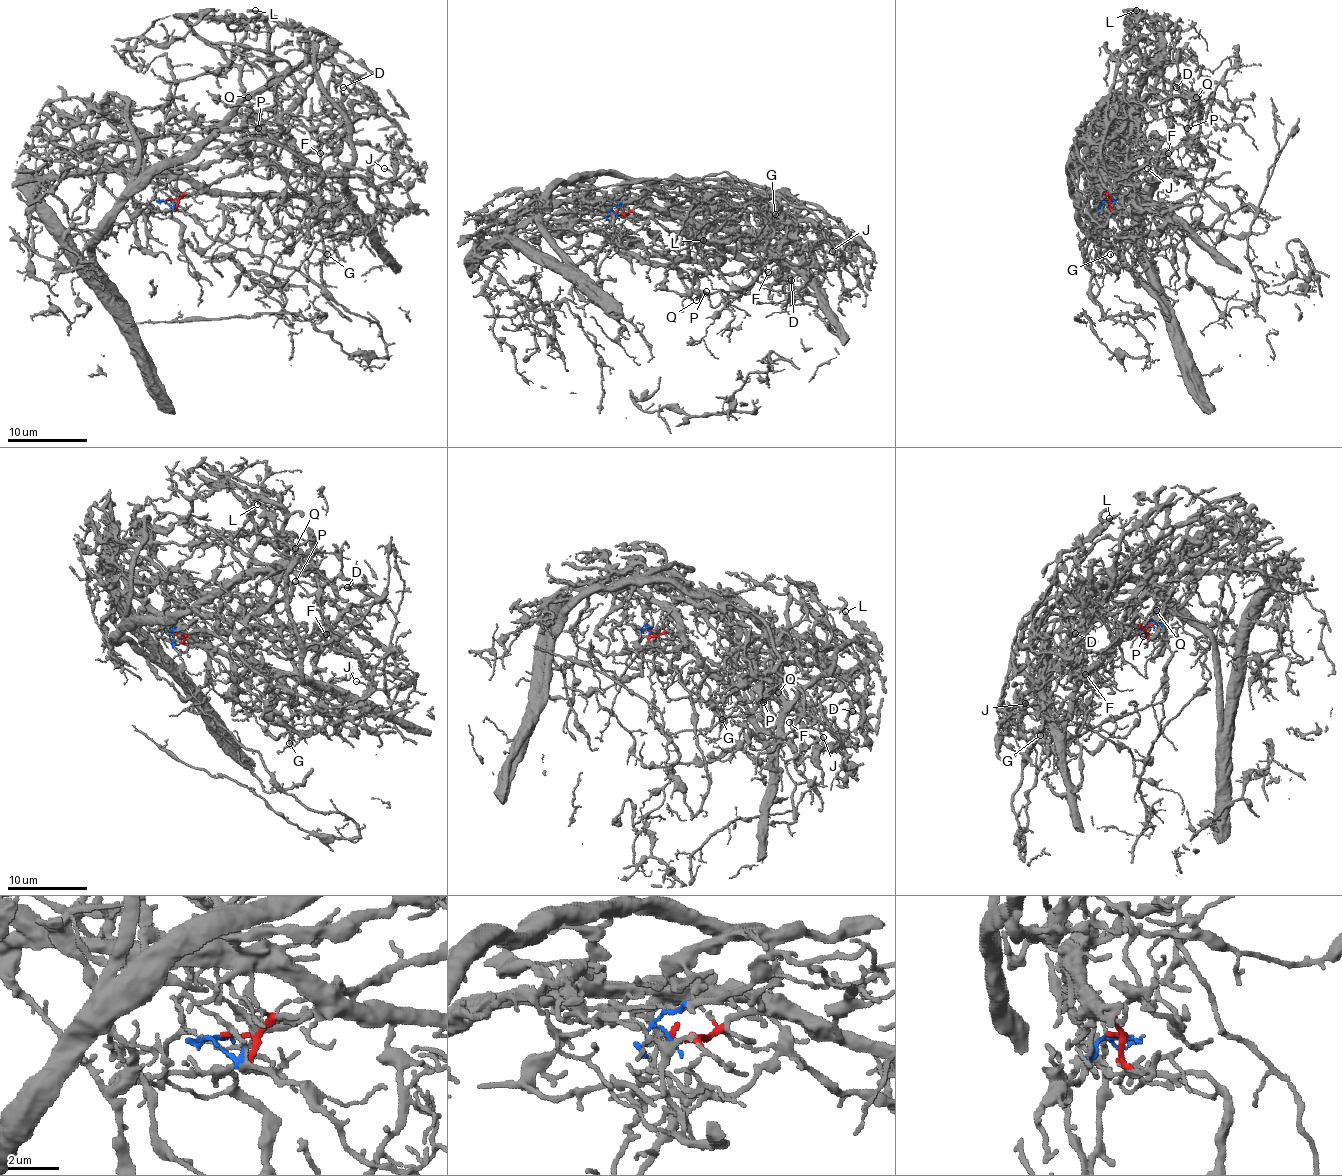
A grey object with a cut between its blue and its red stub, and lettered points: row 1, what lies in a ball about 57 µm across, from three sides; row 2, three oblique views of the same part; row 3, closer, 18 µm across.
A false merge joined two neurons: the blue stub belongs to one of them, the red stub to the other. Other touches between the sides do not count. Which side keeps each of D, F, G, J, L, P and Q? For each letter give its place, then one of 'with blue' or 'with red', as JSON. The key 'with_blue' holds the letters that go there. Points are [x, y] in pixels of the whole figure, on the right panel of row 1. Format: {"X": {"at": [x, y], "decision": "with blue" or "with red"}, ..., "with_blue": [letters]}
{"D": {"at": [1176, 87], "decision": "with red"}, "F": {"at": [1168, 153], "decision": "with red"}, "G": {"at": [1110, 254], "decision": "with red"}, "J": {"at": [1147, 168], "decision": "with red"}, "L": {"at": [1136, 10], "decision": "with red"}, "P": {"at": [1187, 128], "decision": "with red"}, "Q": {"at": [1196, 97], "decision": "with red"}, "with_blue": []}

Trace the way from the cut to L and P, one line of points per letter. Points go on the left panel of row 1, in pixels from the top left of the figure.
L: (167, 199), (181, 195), (173, 171), (245, 99), (313, 71), (331, 49), (323, 33), (255, 11)
P: (167, 199), (243, 173), (251, 163), (245, 149), (261, 135), (249, 115), (257, 129)

